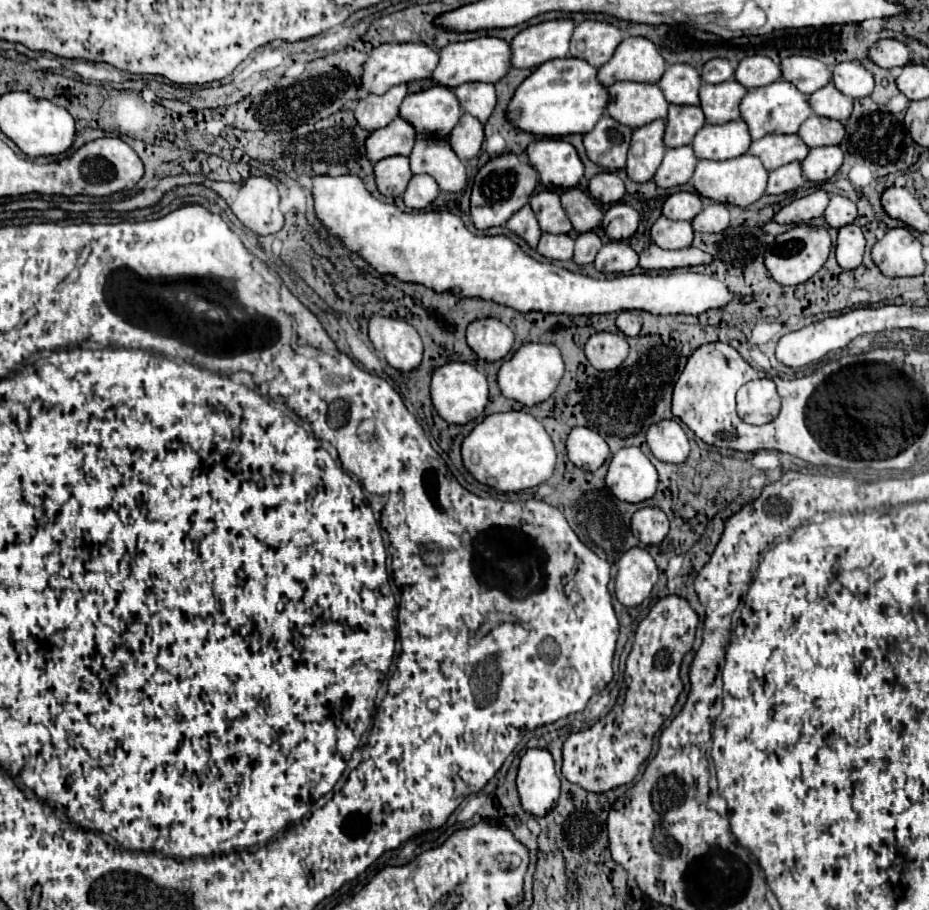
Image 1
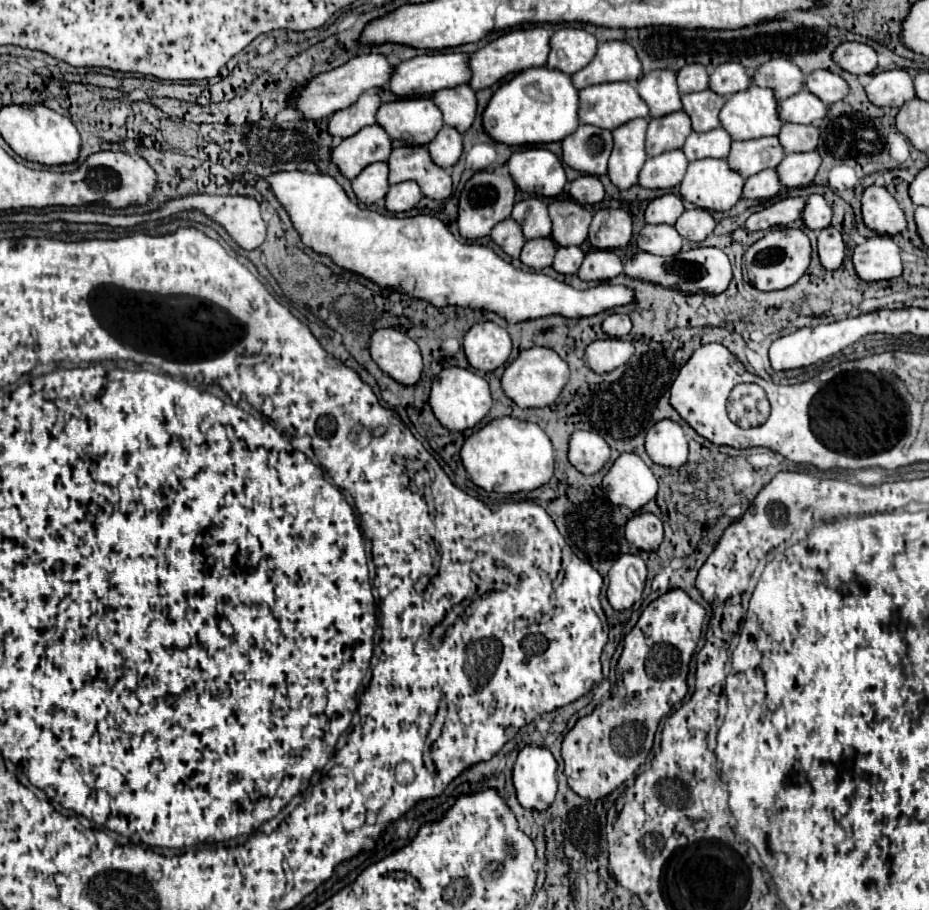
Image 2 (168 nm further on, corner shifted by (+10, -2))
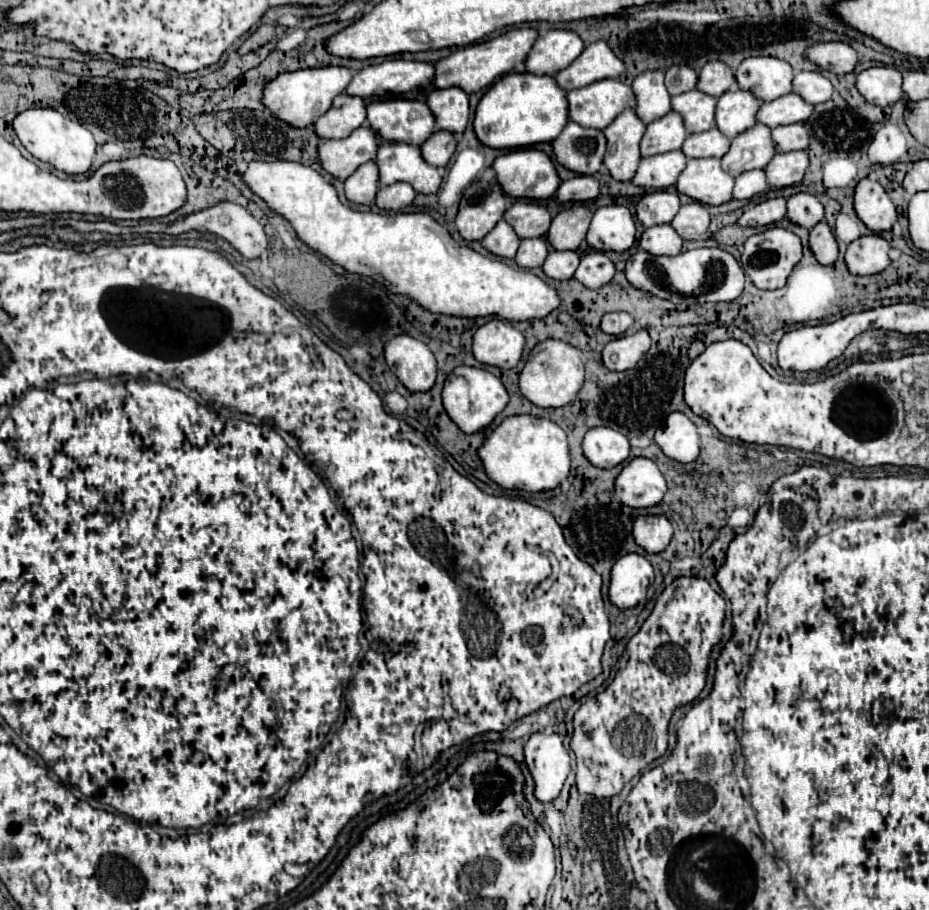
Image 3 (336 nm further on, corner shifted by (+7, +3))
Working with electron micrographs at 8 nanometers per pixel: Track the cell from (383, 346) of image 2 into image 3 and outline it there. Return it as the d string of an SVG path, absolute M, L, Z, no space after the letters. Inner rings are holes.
M399 334L385 344L383 354L389 370L407 390L425 392L435 384L437 364L431 350L421 340L409 334Z

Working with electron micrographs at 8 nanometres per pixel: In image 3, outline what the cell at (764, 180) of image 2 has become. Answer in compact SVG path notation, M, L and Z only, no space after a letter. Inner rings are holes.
M749 170L741 176L735 178L735 188L733 188L733 198L751 198L755 194L767 192L769 190L769 182L765 176L765 170Z

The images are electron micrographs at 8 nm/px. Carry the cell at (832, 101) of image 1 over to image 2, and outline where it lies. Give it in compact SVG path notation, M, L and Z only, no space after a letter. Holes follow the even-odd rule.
M802 89L798 95L792 95L778 103L778 115L782 115L784 123L810 125L826 115L826 105L816 95Z

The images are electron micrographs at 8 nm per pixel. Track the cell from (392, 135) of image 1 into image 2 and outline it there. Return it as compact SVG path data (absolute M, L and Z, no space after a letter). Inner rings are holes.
M370 125L340 141L330 153L332 163L346 179L354 179L366 165L386 161L392 151L390 137L380 125Z

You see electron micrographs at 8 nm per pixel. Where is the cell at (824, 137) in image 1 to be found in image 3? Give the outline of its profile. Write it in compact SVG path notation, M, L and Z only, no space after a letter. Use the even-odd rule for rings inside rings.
M787 124L773 128L773 140L777 142L779 152L789 150L807 150L809 146L809 134L803 124Z

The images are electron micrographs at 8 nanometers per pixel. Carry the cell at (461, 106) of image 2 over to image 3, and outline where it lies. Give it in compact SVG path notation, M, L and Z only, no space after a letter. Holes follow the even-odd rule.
M435 88L427 96L433 114L437 114L437 128L453 134L463 134L469 122L469 96L461 88Z

